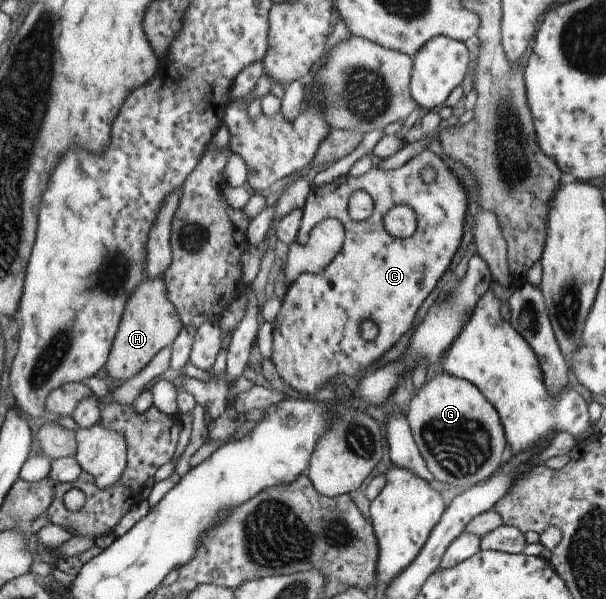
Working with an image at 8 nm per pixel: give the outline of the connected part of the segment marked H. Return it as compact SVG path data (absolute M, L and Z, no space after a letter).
M146 278L127 298L117 333L115 334L107 361L103 366L106 377L127 380L140 372L155 354L172 341L181 331L179 315L167 299L167 290L162 278Z

